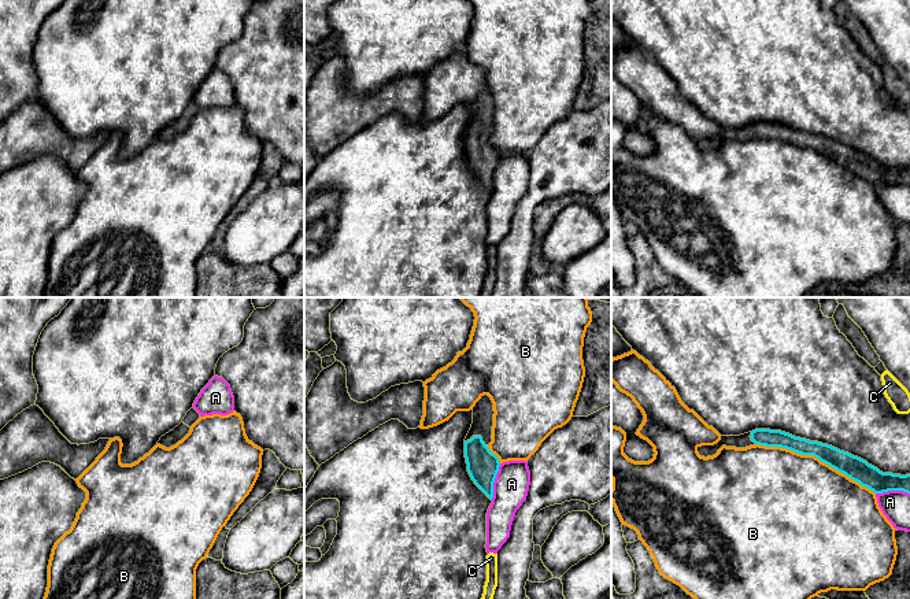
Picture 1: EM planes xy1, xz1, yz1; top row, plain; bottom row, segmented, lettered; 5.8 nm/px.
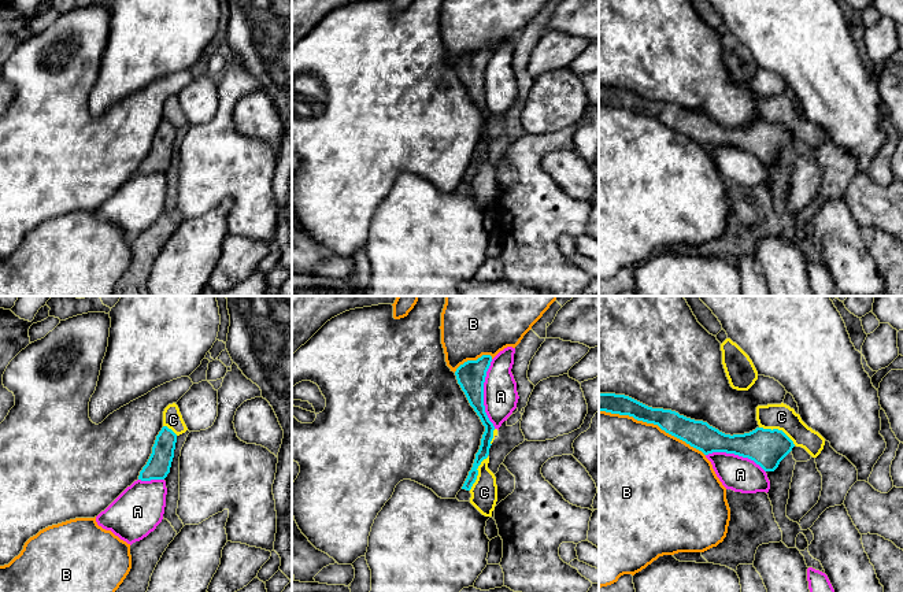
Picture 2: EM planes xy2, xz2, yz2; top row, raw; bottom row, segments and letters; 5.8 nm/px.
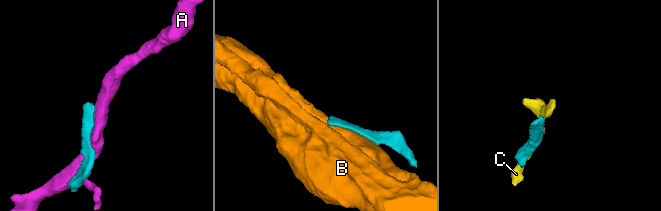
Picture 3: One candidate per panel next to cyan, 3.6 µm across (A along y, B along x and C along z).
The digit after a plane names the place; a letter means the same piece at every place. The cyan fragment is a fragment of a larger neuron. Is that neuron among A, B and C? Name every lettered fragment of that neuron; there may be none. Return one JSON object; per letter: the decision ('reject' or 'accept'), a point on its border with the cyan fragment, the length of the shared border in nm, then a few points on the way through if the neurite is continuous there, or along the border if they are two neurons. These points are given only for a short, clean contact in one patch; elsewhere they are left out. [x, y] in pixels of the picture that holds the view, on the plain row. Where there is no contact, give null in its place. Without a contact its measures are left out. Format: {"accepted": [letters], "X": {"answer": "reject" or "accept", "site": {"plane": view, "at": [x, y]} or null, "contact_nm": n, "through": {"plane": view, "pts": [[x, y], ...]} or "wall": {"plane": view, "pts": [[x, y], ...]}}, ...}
{"accepted": [], "A": {"answer": "reject", "site": {"plane": "xz2", "at": [483, 87]}, "contact_nm": 400}, "B": {"answer": "reject", "site": {"plane": "yz1", "at": [816, 150]}, "contact_nm": 750}, "C": {"answer": "reject", "site": {"plane": "yz2", "at": [777, 122]}, "contact_nm": 240, "wall": {"plane": "yz2", "pts": [[759, 119], [780, 122], [795, 137]]}}}

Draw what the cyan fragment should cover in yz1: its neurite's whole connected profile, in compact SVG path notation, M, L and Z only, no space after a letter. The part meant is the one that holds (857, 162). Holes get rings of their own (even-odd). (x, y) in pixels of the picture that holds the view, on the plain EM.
M755 122L740 129L721 129L721 133L714 138L698 140L698 145L700 149L707 151L715 148L722 138L746 141L755 137L781 140L802 148L814 148L821 155L859 175L862 180L869 181L874 186L888 184L910 186L910 167L883 166L866 154L848 145L818 134L795 130L781 123Z

